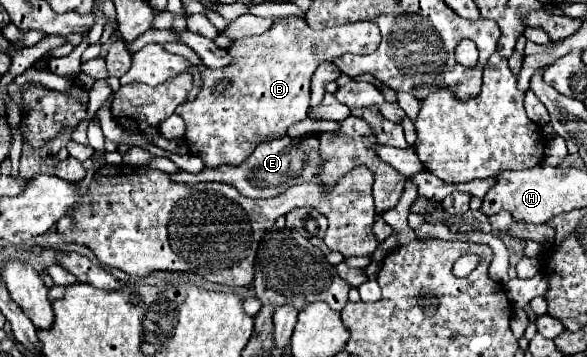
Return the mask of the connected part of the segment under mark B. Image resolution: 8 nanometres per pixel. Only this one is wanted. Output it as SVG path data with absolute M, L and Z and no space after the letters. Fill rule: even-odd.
M289 17L289 19L277 19L275 25L257 37L245 37L235 41L229 47L229 53L233 57L233 63L223 69L209 69L205 65L199 65L203 87L195 101L185 101L177 107L175 113L179 113L187 123L185 141L189 143L189 149L193 155L201 157L205 165L217 167L217 165L239 165L253 153L253 149L259 143L283 137L287 127L303 121L309 113L309 85L315 69L323 61L333 61L333 57L341 57L345 53L373 53L381 41L381 33L377 25L373 23L351 23L343 27L333 29L321 29L313 31L303 17ZM221 79L229 79L229 87L223 93L213 93L215 85Z

